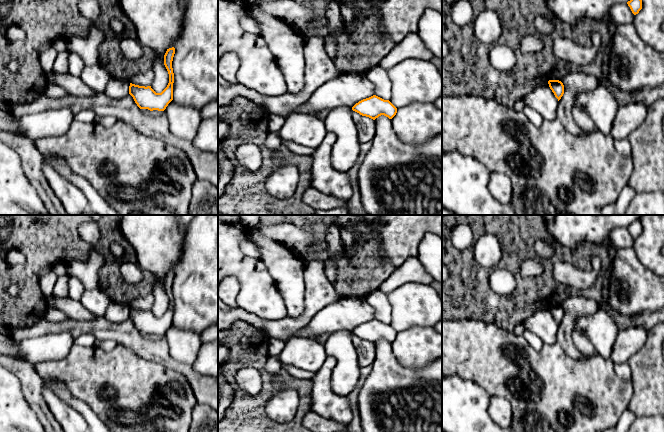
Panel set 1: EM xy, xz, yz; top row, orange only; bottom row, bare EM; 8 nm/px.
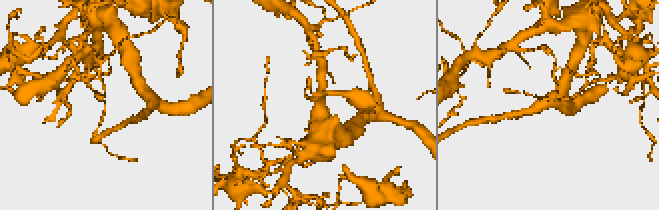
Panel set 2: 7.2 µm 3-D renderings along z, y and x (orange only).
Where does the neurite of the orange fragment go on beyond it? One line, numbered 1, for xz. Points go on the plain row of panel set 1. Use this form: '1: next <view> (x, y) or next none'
1: next none

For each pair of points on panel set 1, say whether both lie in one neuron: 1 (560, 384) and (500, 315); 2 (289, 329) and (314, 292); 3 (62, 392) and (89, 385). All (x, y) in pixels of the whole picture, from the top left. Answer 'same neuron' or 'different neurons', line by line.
1: different neurons
2: same neuron
3: different neurons

